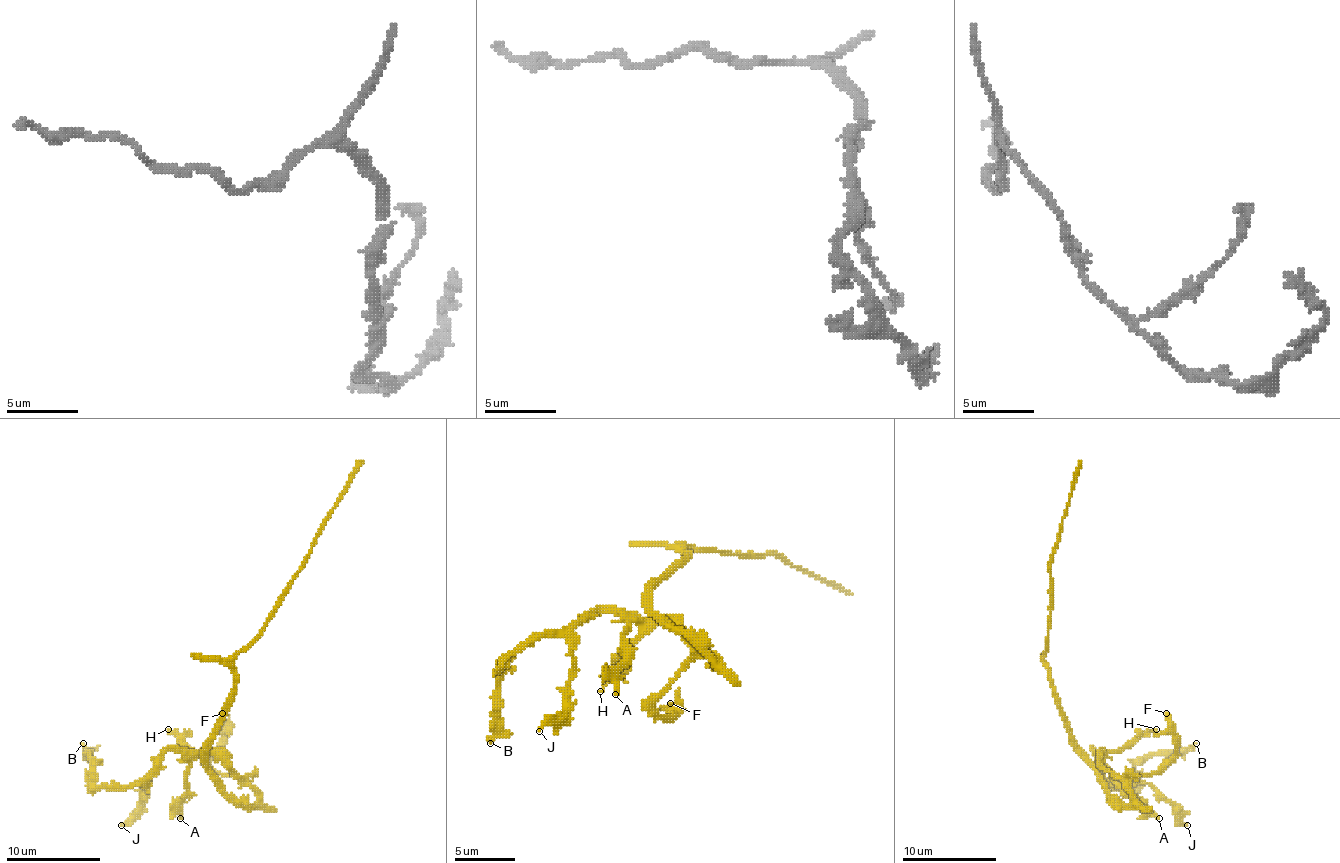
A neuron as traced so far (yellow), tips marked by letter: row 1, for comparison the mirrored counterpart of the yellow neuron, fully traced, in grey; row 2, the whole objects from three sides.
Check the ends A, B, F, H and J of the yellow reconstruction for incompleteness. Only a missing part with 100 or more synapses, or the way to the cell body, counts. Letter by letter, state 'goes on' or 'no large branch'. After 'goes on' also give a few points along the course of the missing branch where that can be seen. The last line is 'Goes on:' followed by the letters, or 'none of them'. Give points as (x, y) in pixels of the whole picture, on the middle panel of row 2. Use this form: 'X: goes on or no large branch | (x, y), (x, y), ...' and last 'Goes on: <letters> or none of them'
A: no large branch
B: no large branch
F: no large branch
H: no large branch
J: no large branch
Goes on: none of them

